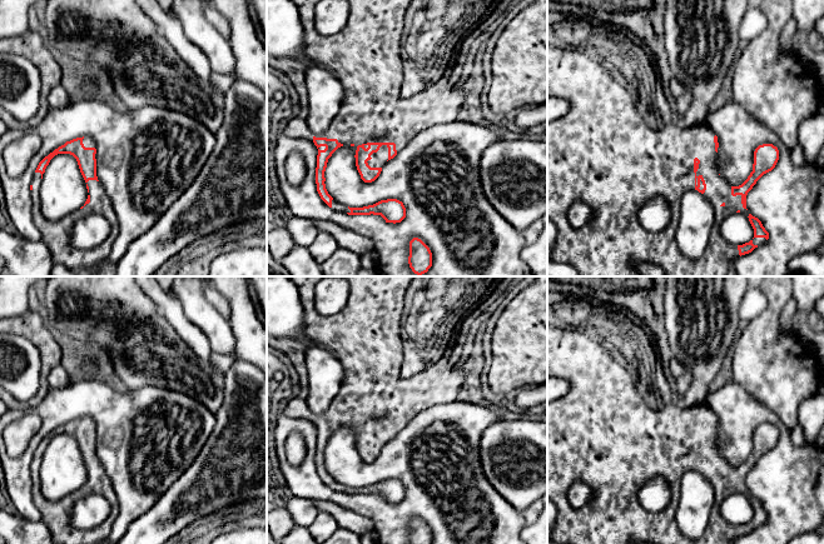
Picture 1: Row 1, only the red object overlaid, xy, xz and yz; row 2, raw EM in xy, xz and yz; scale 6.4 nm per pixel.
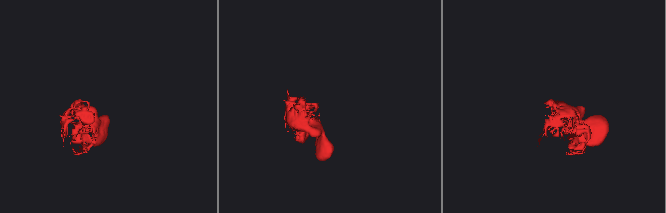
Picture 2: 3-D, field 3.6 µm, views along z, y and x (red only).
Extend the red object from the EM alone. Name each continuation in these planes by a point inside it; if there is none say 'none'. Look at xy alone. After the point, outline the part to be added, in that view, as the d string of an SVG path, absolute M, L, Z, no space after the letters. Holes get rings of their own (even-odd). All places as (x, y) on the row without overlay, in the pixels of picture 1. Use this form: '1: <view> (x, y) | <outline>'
1: xy (56, 515) | M34 454L31 461L33 499L40 520L51 533L54 544L104 544L119 514L119 500L105 469L96 460L89 460L86 464L90 483L59 501L49 501L41 494L41 478L39 475L41 454ZM88 495L103 495L110 504L110 513L100 525L90 530L78 530L70 525L73 508L79 499Z

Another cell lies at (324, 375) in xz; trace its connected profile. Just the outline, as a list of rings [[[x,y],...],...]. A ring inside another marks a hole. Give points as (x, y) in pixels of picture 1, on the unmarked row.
[[[308,339],[304,344],[308,379],[307,405],[316,415],[323,413],[339,391],[343,368],[317,341]]]

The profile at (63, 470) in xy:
[[[58,434],[50,440],[43,454],[39,475],[41,494],[49,501],[59,501],[84,486],[89,473],[73,435]]]

